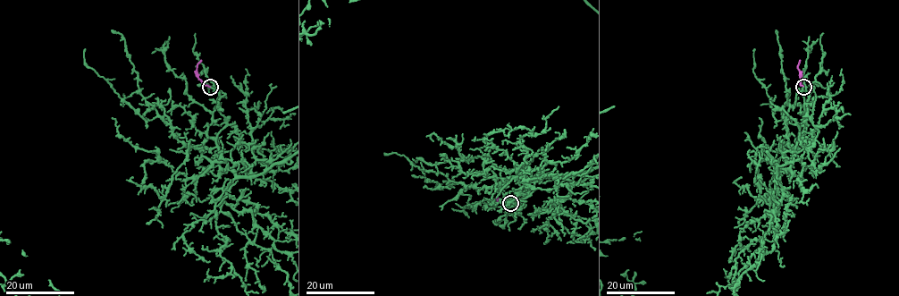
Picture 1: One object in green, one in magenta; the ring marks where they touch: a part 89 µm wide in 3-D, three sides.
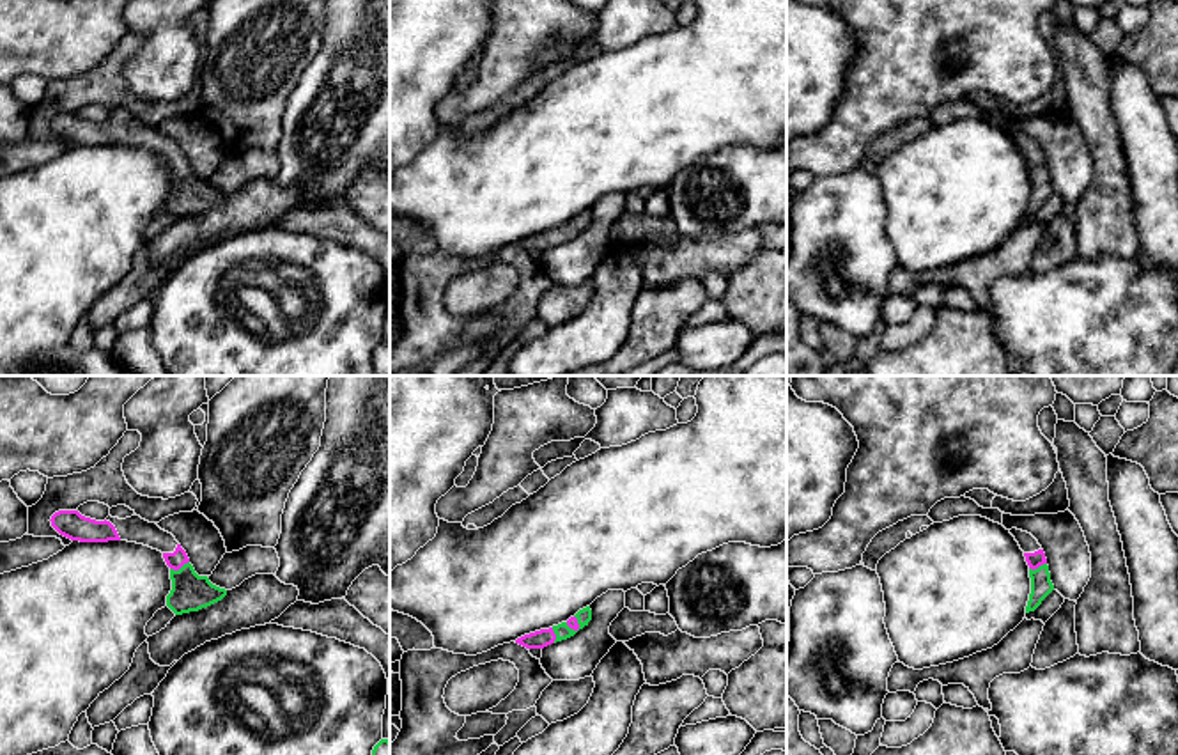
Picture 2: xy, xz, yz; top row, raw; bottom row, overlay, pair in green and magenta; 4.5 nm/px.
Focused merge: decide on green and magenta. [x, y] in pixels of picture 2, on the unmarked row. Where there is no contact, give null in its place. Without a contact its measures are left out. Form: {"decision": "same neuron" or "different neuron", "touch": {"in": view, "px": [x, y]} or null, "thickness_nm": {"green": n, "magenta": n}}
{"decision": "same neuron", "touch": {"in": "xy", "px": [181, 171]}, "thickness_nm": {"green": 180, "magenta": 80}}

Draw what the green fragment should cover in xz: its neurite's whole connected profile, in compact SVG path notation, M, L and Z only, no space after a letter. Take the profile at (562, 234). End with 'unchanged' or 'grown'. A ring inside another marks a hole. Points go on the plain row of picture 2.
M586 209L586 211L579 213L574 220L570 220L567 225L562 225L549 232L540 232L540 234L524 237L524 239L517 241L515 246L519 246L526 252L544 252L551 246L574 239L579 232L588 229L590 223L592 223L592 213L590 213L590 209Z; grown

